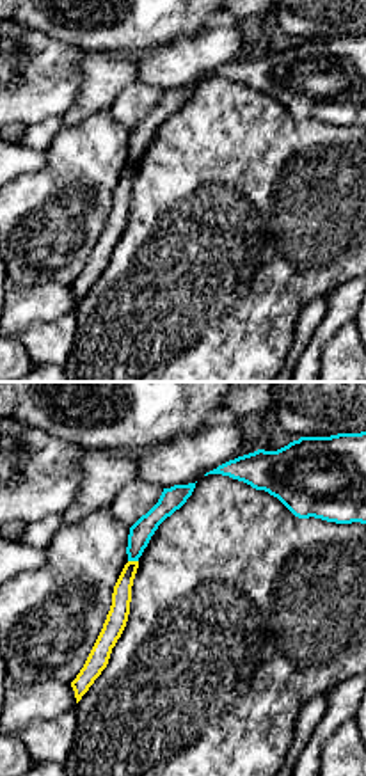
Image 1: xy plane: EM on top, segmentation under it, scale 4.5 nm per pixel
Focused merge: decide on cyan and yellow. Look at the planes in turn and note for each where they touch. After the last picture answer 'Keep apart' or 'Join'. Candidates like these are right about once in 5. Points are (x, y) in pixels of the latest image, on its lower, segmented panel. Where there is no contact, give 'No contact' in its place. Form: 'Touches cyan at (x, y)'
Touches cyan at (134, 560)

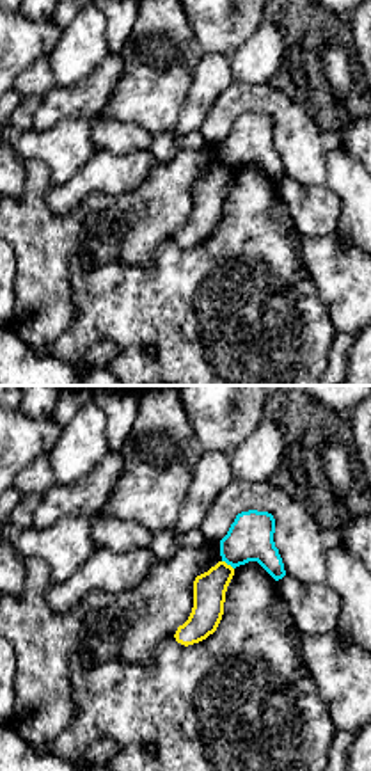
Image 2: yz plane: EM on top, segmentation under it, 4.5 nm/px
Touches cyan at (228, 564)

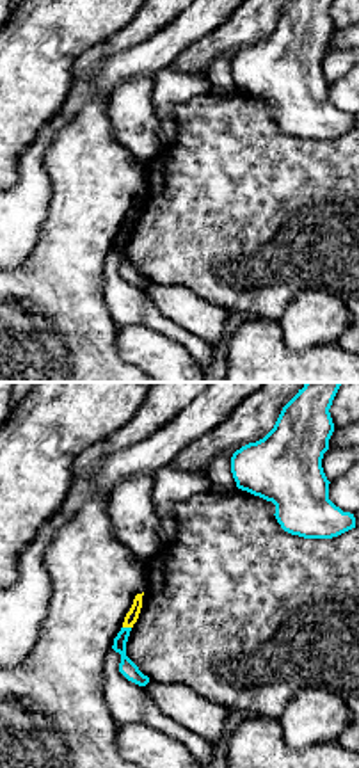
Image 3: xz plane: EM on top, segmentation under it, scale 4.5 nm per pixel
Touches cyan at (127, 628)

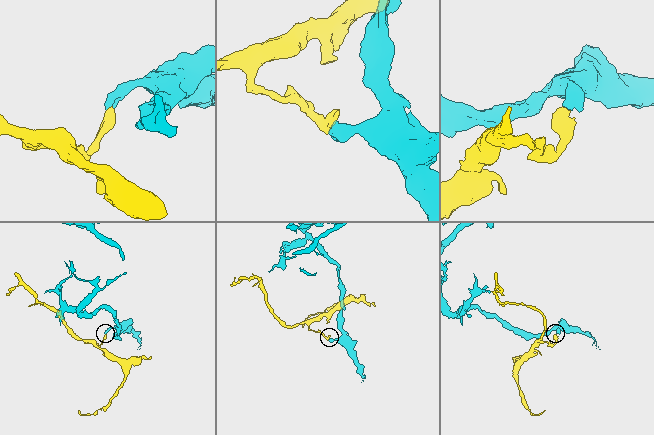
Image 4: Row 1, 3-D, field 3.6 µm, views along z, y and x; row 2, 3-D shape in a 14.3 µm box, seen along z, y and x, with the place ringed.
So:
Keep apart

